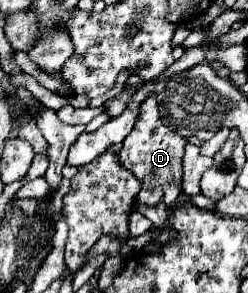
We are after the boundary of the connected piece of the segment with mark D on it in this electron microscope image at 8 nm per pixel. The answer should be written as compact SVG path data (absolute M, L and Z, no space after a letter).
M148 97L142 103L142 113L132 129L132 133L124 139L120 149L120 161L132 173L138 173L142 181L142 193L138 193L138 203L158 205L164 203L172 207L178 197L182 195L182 153L184 153L186 139L178 133L172 133L166 125L162 125L158 117L156 97Z

